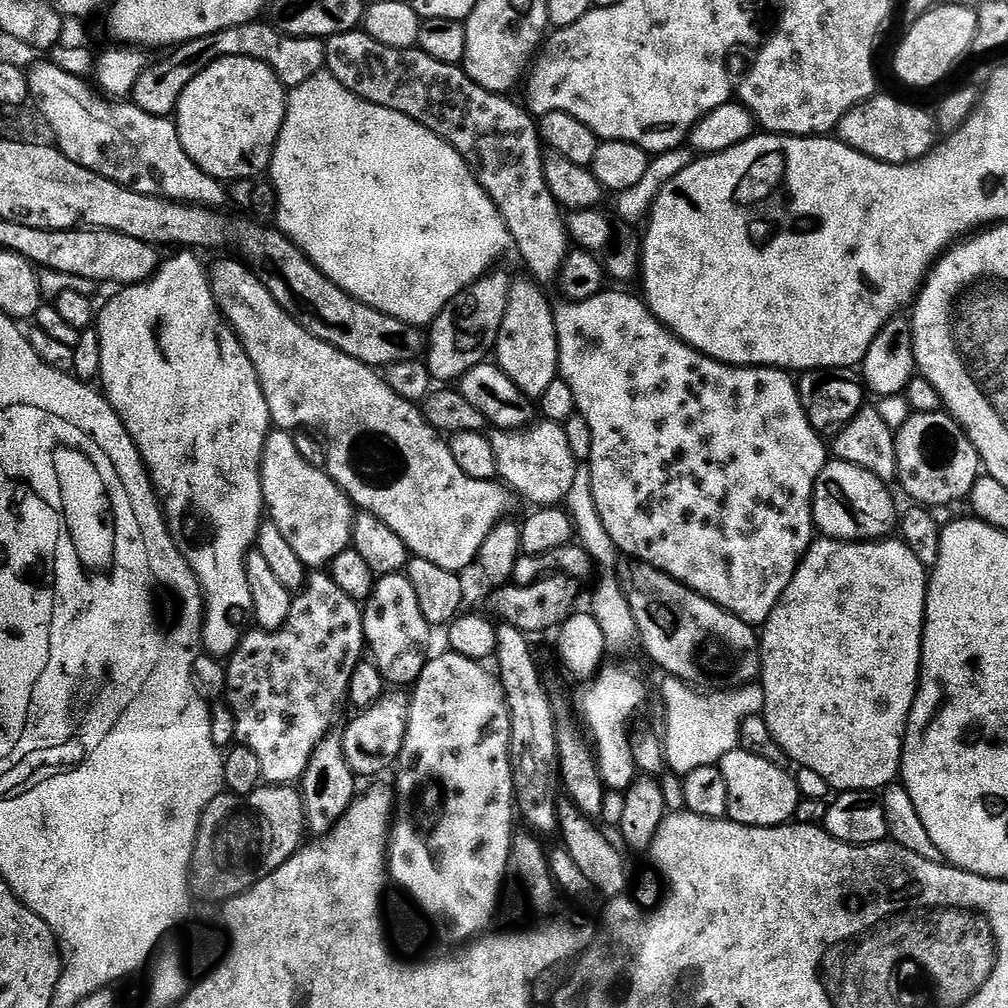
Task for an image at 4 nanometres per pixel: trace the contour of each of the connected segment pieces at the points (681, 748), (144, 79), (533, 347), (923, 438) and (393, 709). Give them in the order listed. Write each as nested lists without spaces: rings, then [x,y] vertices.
[[[664,678],[660,696],[664,699],[664,759],[667,767],[681,778],[698,770],[698,766],[719,765],[726,754],[737,751],[742,722],[764,710],[764,689],[756,682],[726,692],[707,692],[675,678]]]
[[[260,23],[230,26],[221,32],[189,40],[188,43],[169,51],[172,53],[165,60],[160,60],[157,64],[156,61],[149,63],[148,69],[138,78],[138,82],[134,82],[131,103],[146,110],[146,114],[171,117],[175,113],[176,103],[180,101],[182,90],[186,90],[186,86],[194,82],[194,78],[203,68],[224,56],[254,58],[270,66],[270,70],[274,70],[274,74],[288,90],[302,86],[302,82],[314,78],[314,74],[325,71],[326,44],[323,39],[315,36],[289,36],[287,32],[280,31],[279,27],[271,23]]]
[[[513,283],[508,295],[506,314],[502,318],[502,330],[498,330],[494,360],[510,378],[510,382],[518,386],[518,390],[529,398],[539,398],[546,394],[550,382],[558,378],[560,347],[553,305],[548,305],[543,294],[535,288],[537,285],[532,284]]]
[[[941,410],[938,412],[912,412],[908,421],[899,428],[899,431],[895,433],[896,438],[896,457],[898,458],[898,470],[896,475],[898,477],[898,484],[904,487],[904,492],[909,496],[912,502],[921,506],[933,506],[932,504],[956,504],[960,499],[971,497],[972,488],[975,486],[975,482],[982,475],[982,465],[980,463],[980,455],[978,450],[974,450],[974,446],[970,442],[970,438],[964,433],[963,428],[957,420],[953,420],[951,416],[948,415],[947,411]]]
[[[400,690],[385,691],[369,708],[357,711],[356,717],[342,731],[346,762],[352,767],[357,777],[376,776],[393,767],[400,759],[400,751],[408,729],[409,697]]]

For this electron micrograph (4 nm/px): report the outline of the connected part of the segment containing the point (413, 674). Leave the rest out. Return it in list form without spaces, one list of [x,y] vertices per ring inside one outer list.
[[[407,575],[381,576],[372,588],[372,594],[363,605],[364,610],[364,642],[367,651],[372,652],[371,659],[377,670],[384,675],[385,681],[392,686],[404,686],[400,684],[415,685],[417,678],[428,664],[430,651],[428,643],[432,640],[434,629],[426,622],[422,614],[422,606],[418,606],[418,594],[414,594],[414,586],[410,586]]]

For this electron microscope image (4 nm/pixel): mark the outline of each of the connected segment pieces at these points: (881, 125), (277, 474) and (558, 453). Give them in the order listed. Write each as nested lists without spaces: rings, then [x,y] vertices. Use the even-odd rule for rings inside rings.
[[[877,94],[847,112],[838,129],[839,139],[854,150],[882,164],[912,164],[931,152],[938,143],[938,120],[924,108],[903,104],[892,96]]]
[[[269,431],[268,441],[264,443],[264,459],[260,462],[260,481],[264,491],[264,508],[267,515],[282,530],[282,538],[290,542],[294,554],[302,558],[305,569],[320,570],[331,565],[332,560],[350,547],[352,542],[352,522],[354,505],[352,499],[340,489],[323,467],[315,468],[306,457],[300,453],[291,431]]]
[[[546,419],[522,428],[497,429],[489,437],[494,449],[497,477],[535,507],[555,507],[567,498],[579,461],[572,454],[563,425]]]

